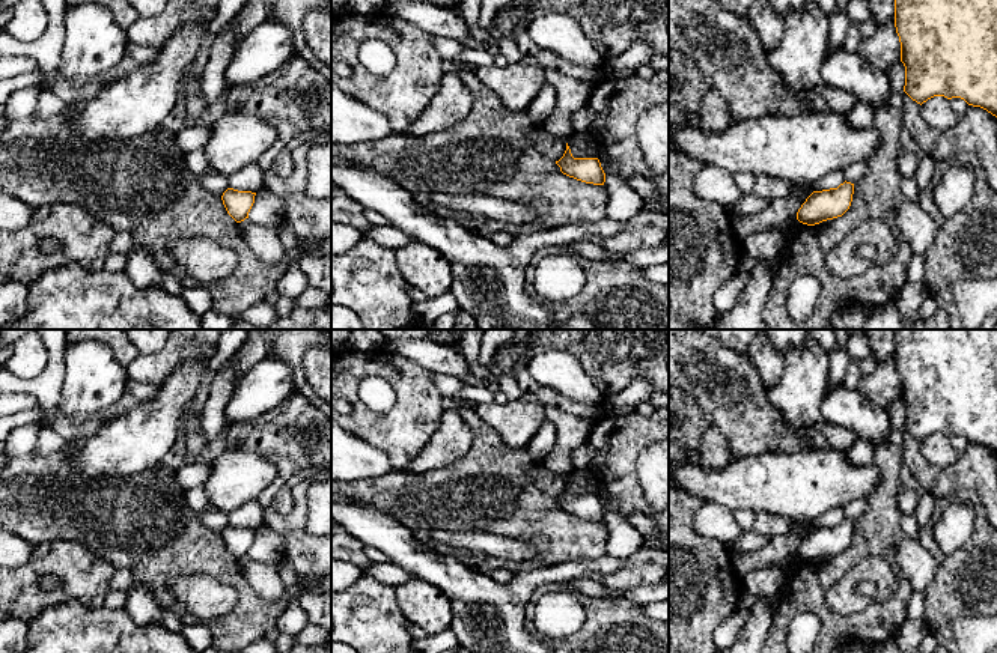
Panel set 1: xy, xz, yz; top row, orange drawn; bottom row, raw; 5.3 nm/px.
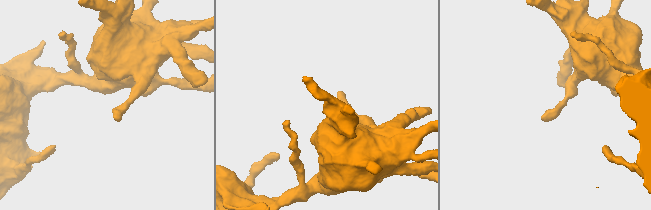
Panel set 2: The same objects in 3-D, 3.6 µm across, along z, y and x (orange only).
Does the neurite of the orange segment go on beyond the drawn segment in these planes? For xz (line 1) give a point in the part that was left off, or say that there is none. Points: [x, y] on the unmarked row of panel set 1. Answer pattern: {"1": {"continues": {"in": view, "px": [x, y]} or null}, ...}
{"1": {"continues": null}}

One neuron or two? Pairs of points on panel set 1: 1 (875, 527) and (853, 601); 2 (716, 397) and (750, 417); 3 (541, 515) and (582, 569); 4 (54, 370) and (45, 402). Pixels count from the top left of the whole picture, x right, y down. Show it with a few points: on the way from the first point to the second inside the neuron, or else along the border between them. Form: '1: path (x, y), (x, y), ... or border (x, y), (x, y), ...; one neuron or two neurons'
1: border (896, 575), (886, 560), (863, 557), (838, 580); two neurons
2: path (725, 397), (731, 397), (741, 408); one neuron
3: border (604, 554), (589, 560), (544, 564); two neurons
4: path (51, 378), (47, 385), (47, 394); one neuron

